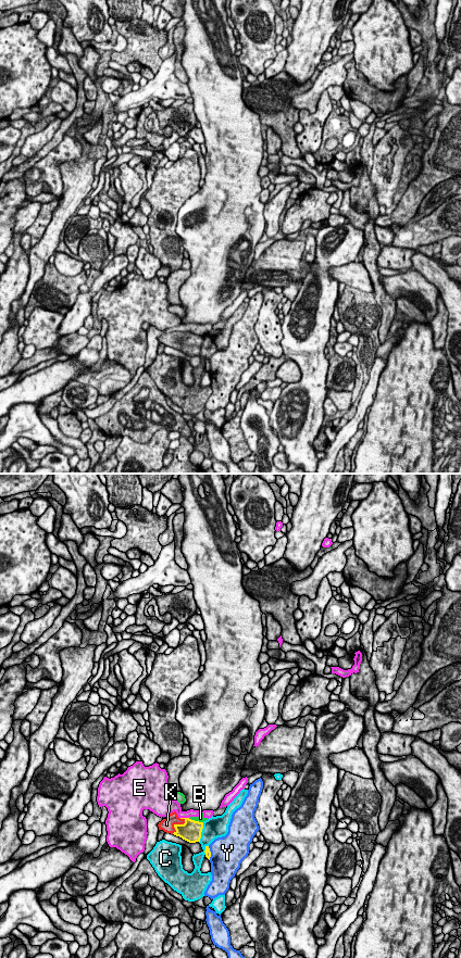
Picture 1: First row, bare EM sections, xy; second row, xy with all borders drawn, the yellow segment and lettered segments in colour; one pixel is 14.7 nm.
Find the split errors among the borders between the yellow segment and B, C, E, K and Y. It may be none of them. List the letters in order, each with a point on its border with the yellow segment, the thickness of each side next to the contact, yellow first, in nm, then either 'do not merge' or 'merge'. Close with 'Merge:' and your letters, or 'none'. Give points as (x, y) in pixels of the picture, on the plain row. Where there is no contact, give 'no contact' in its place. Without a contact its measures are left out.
B: meets yellow in xy at (197, 335); 320 nm thick on the yellow side, 90 nm on the other; do not merge
C: meets yellow in xy at (201, 344); 320 nm thick on the yellow side, 320 nm on the other; do not merge
E: meets yellow in xy at (185, 331); 320 nm thick on the yellow side, 160 nm on the other; do not merge
K: meets yellow in xy at (177, 338); 320 nm thick on the yellow side, 190 nm on the other; merge
Y: meets yellow in xy at (210, 366); 100 nm thick on the yellow side, 480 nm on the other; do not merge
Merge: K

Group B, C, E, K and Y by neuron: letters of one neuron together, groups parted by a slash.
B / C / E / K / Y

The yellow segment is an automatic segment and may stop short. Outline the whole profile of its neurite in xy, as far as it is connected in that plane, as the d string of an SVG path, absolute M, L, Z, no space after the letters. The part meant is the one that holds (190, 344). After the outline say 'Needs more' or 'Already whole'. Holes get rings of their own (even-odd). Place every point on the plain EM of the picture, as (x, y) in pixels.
M174 325L159 336L158 340L159 343L179 350L189 356L196 356L200 355L203 336L179 331Z. Needs more

